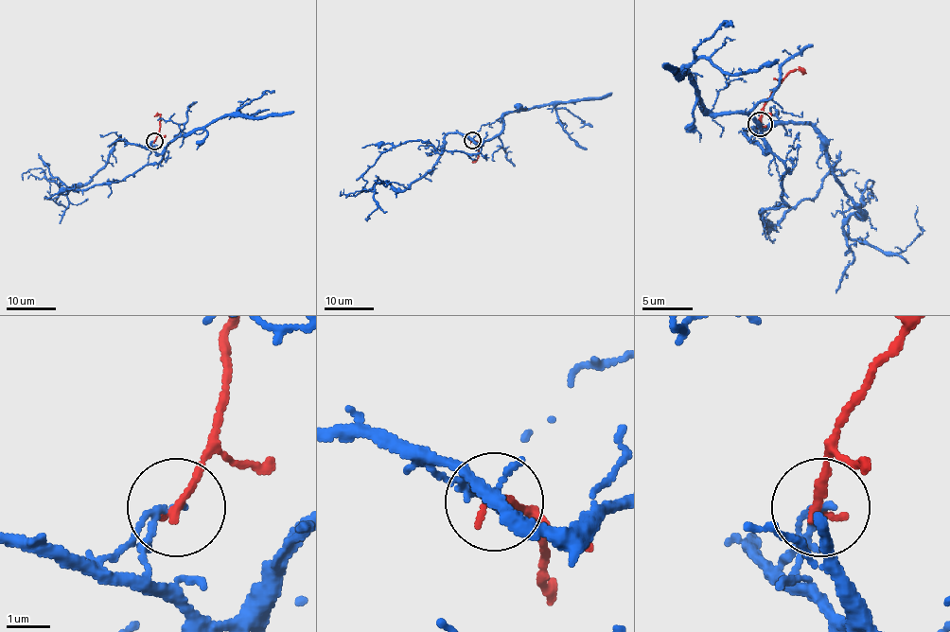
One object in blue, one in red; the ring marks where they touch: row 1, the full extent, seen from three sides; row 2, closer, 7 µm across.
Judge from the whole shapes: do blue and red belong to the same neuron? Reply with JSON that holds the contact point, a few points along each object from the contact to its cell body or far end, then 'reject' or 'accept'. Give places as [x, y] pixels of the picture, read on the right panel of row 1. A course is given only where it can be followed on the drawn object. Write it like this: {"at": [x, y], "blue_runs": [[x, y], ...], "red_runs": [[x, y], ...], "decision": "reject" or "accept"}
{"at": [760, 124], "blue_runs": [[760, 123], [746, 131], [808, 123], [860, 208], [843, 226], [848, 234], [843, 214], [870, 188], [863, 203]], "red_runs": [[760, 123], [763, 103], [782, 81], [798, 71], [805, 74]], "decision": "reject"}

